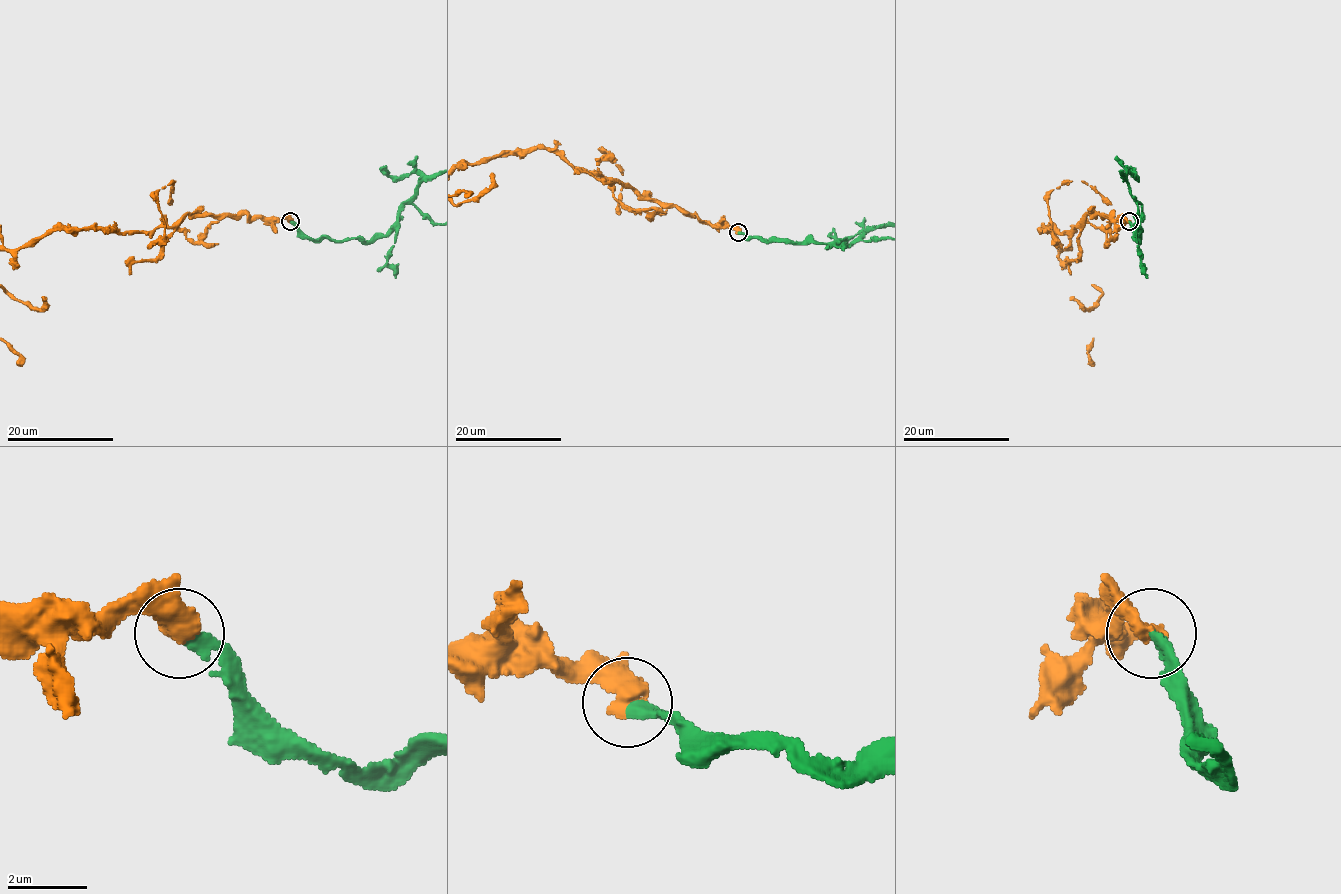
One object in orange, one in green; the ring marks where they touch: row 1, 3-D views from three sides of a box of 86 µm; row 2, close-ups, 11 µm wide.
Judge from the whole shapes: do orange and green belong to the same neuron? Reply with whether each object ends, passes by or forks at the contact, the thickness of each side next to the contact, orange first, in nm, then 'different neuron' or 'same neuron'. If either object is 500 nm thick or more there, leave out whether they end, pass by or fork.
550 nm thick on the orange side, 300 nm on the other; different neuron

